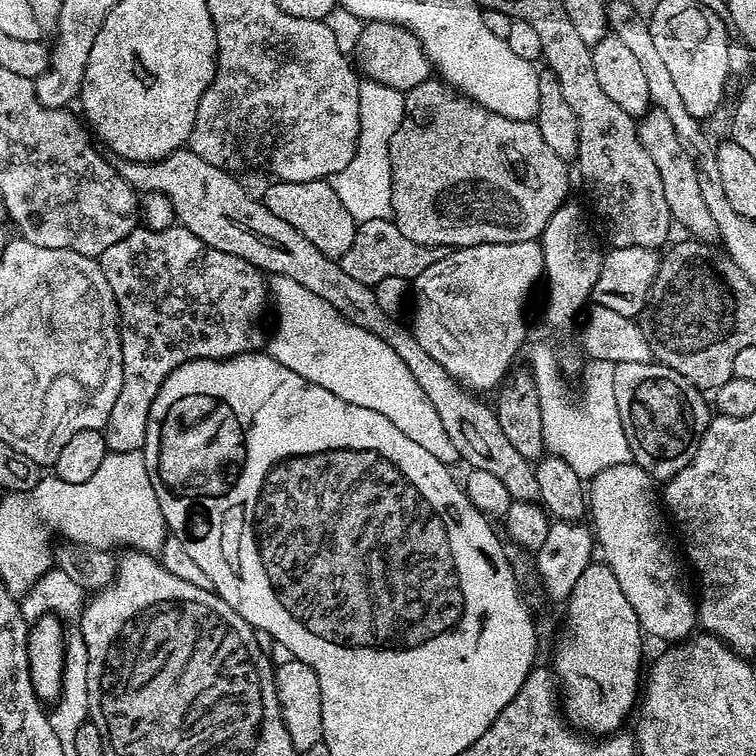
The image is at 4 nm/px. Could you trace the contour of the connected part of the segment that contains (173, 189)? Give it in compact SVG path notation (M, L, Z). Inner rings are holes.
M181 150L170 153L163 160L124 162L119 165L118 171L126 183L131 184L141 193L159 192L167 196L172 201L175 219L214 250L234 254L265 273L294 278L294 282L306 286L306 290L310 290L310 294L318 294L318 298L330 302L330 306L334 306L334 310L341 312L350 323L362 326L367 332L382 338L406 362L407 369L414 374L414 378L422 386L428 401L436 407L436 413L442 418L442 426L452 445L456 447L457 457L461 461L464 459L468 463L469 469L477 468L486 470L486 474L494 474L494 478L498 478L498 482L502 482L502 486L506 486L506 490L512 495L513 500L539 501L540 491L533 461L522 458L522 454L518 454L518 450L514 450L513 444L506 439L506 434L502 434L502 426L498 422L495 411L489 405L488 409L482 401L475 400L472 397L475 395L467 387L462 386L461 381L457 380L455 376L449 376L443 366L434 362L434 358L430 358L430 354L426 354L426 350L418 342L415 331L409 325L407 328L406 325L400 324L404 322L386 314L386 310L382 310L382 306L378 306L378 298L373 285L363 284L356 281L355 278L350 278L350 274L346 274L346 270L342 270L339 259L322 254L322 250L318 250L318 246L313 246L309 240L302 238L302 234L298 234L298 230L294 230L294 226L290 226L290 222L282 222L282 218L278 218L278 214L270 214L268 207L259 199L251 200L247 190L234 177L227 176L224 168L210 166L210 162L198 158L198 154L194 154L190 150Z

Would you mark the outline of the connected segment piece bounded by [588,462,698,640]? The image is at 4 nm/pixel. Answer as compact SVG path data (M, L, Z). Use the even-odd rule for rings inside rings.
M629 462L627 464L619 464L618 466L608 467L604 471L600 471L598 475L594 476L591 479L590 487L588 490L588 510L591 516L594 518L594 522L592 521L592 526L594 529L594 536L597 542L597 545L602 548L602 552L604 554L603 559L605 563L610 568L611 572L616 577L618 584L620 585L622 592L626 596L626 600L630 602L630 606L632 606L635 610L635 613L638 614L639 624L641 626L641 631L651 637L650 635L656 638L674 638L673 640L684 640L687 639L693 632L691 632L692 628L695 629L695 626L698 622L698 610L695 604L695 601L692 600L689 594L686 592L685 588L682 586L680 582L680 572L678 570L678 564L670 552L667 544L664 542L663 538L660 536L660 532L658 530L658 510L656 508L656 500L658 504L658 498L654 496L654 482L648 472L642 470L638 467L634 462Z

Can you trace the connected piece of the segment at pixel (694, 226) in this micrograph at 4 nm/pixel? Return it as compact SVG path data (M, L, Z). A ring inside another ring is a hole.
M658 107L644 113L638 124L640 142L646 154L654 160L658 170L658 178L662 180L662 194L666 194L666 206L670 206L670 214L677 225L685 228L692 238L715 237L718 232L718 216L712 213L712 204L702 198L702 179L698 164L692 161L693 153L685 148L684 143L676 137L676 131L670 126L670 118Z

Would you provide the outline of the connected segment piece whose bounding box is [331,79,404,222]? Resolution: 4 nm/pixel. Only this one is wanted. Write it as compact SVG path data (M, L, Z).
M365 79L360 86L360 133L350 166L331 181L332 188L342 198L342 206L350 210L357 222L392 219L392 163L390 138L404 117L404 93L390 86Z

